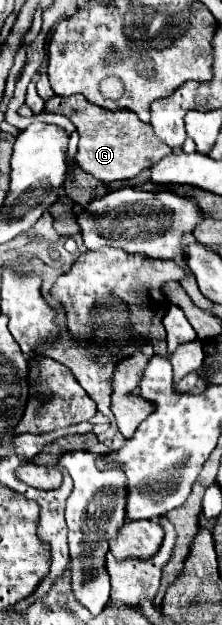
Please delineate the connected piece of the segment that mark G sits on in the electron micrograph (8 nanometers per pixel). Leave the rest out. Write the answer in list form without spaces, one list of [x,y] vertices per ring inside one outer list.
[[[52,96],[44,104],[44,112],[64,114],[70,118],[70,122],[76,126],[80,134],[78,152],[76,152],[76,164],[92,174],[94,178],[102,182],[114,182],[114,180],[126,180],[134,178],[146,168],[152,168],[158,160],[168,156],[172,148],[168,148],[160,138],[154,136],[154,130],[150,124],[144,124],[134,116],[130,110],[118,110],[110,112],[100,106],[94,106],[86,102],[82,96]]]

